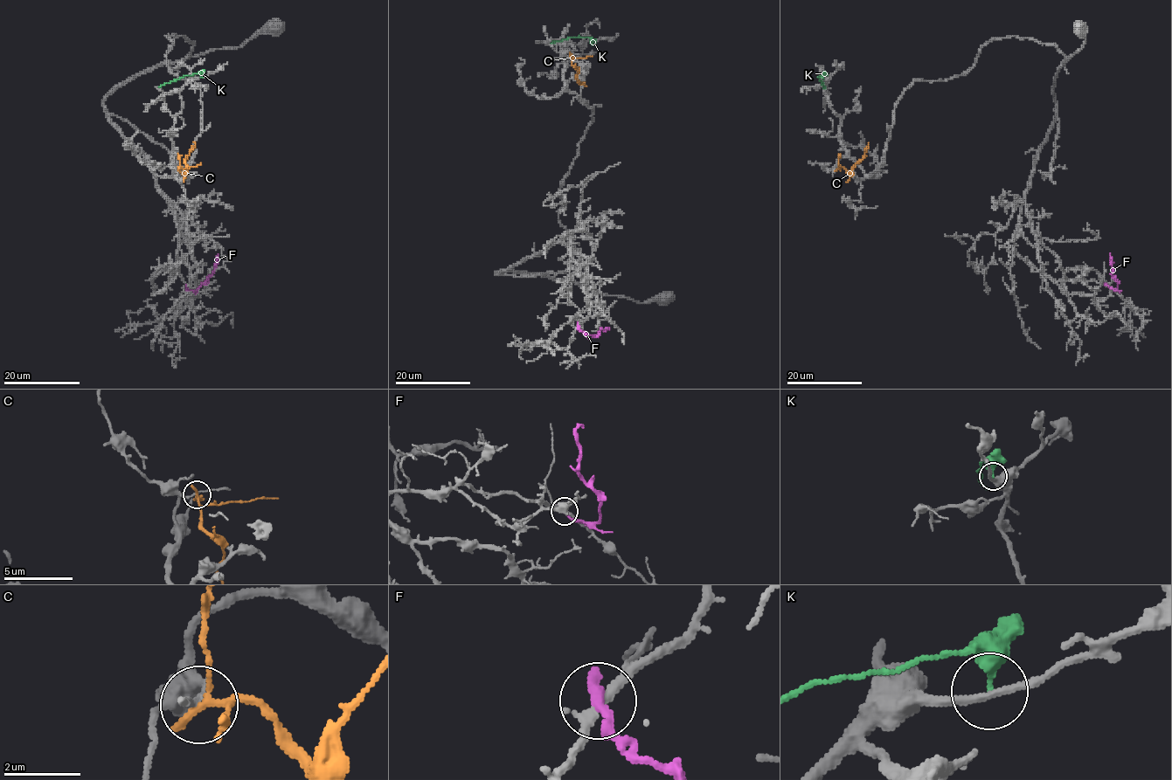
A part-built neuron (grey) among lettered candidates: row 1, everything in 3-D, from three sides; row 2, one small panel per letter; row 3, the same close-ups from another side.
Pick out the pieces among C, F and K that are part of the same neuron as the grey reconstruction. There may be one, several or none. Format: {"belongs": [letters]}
{"belongs": []}

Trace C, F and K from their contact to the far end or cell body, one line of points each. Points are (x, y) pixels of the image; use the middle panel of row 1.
C: (571, 56), (578, 72), (577, 79), (585, 86)
F: (578, 326), (588, 335), (595, 335), (608, 327)
K: (592, 40), (576, 37), (551, 44)

